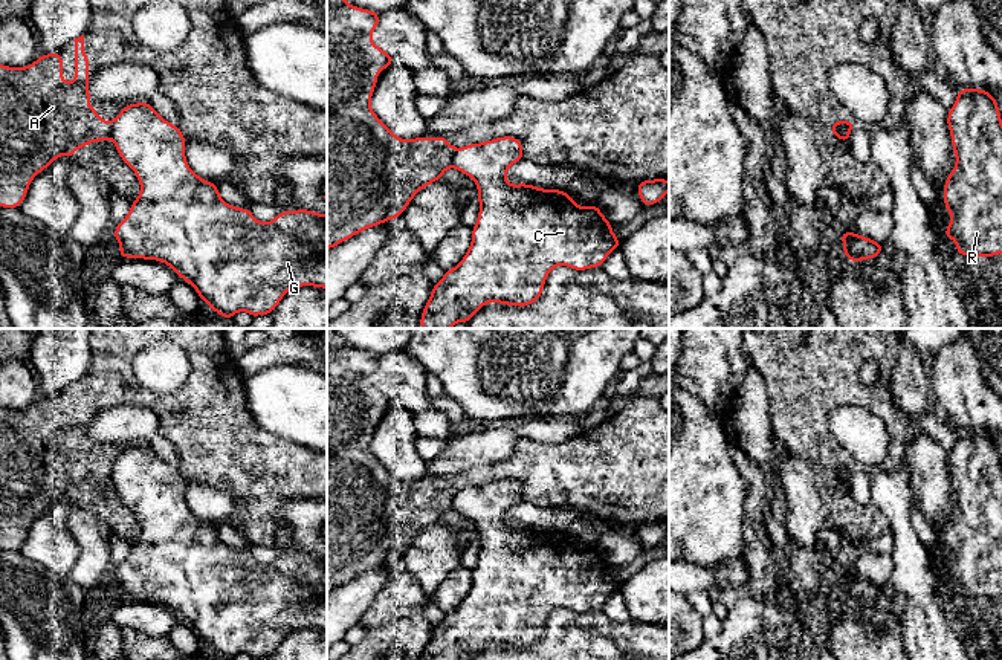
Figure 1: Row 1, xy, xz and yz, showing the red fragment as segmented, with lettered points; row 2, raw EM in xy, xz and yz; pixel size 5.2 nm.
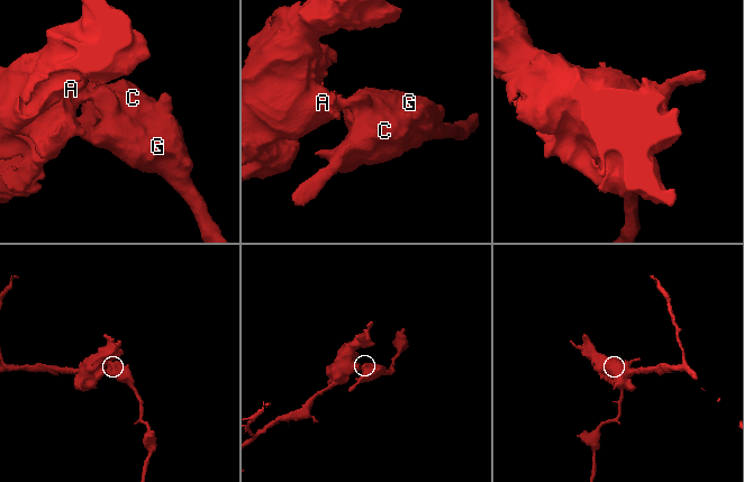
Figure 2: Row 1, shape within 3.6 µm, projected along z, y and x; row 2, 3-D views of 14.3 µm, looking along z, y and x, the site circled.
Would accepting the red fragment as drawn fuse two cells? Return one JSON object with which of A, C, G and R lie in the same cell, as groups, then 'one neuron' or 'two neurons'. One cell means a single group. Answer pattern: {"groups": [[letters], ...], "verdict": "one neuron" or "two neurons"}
{"groups": [["A"], ["C", "G", "R"]], "verdict": "two neurons"}

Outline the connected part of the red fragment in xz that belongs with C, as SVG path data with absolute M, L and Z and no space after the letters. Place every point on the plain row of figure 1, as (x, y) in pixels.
M515 478L463 487L455 493L454 510L477 526L480 555L477 567L470 571L472 584L466 597L434 626L420 660L472 660L486 645L527 649L541 640L553 610L567 608L577 614L602 610L606 599L619 591L622 582L613 576L613 567L596 545L577 548L576 542L564 532L545 532L528 526L510 527L506 522L506 515L522 501L522 484Z

